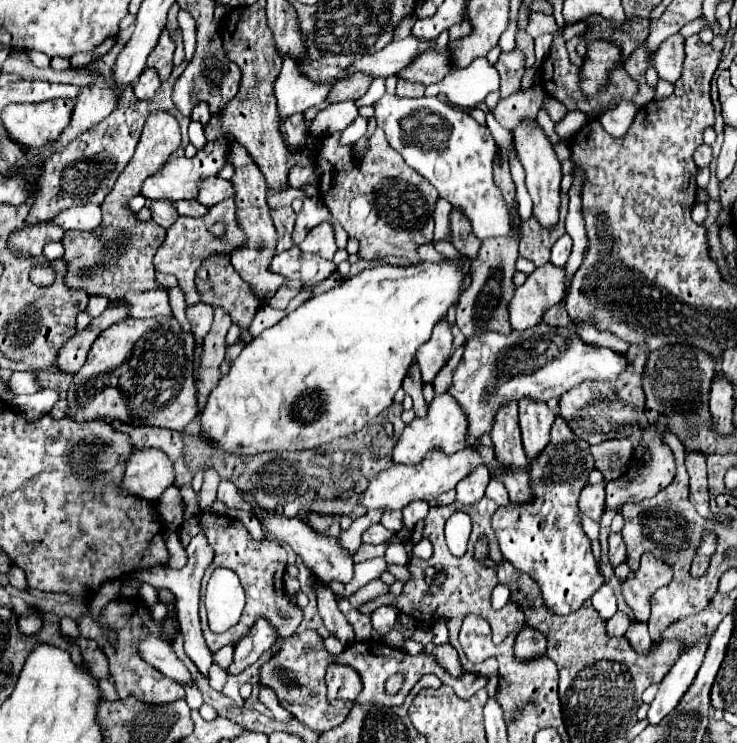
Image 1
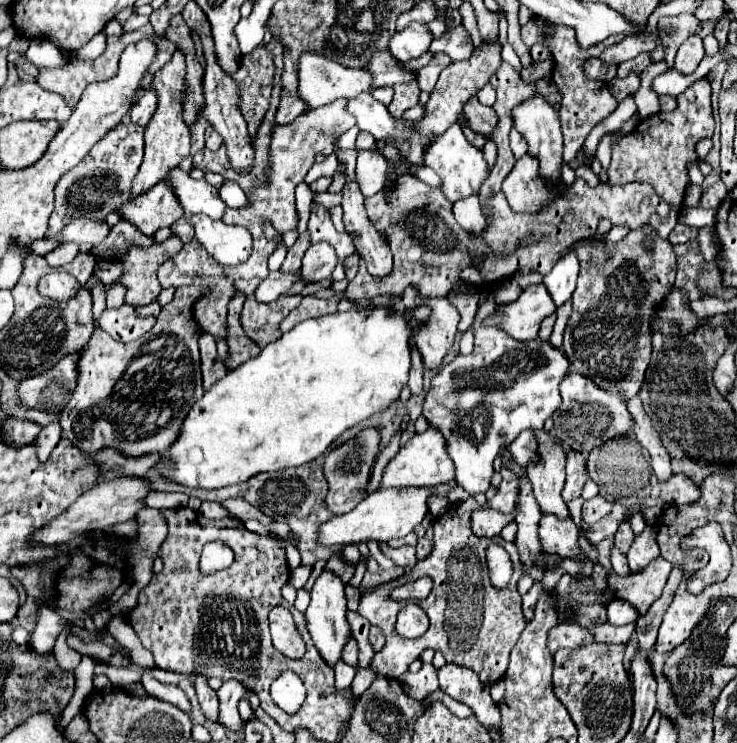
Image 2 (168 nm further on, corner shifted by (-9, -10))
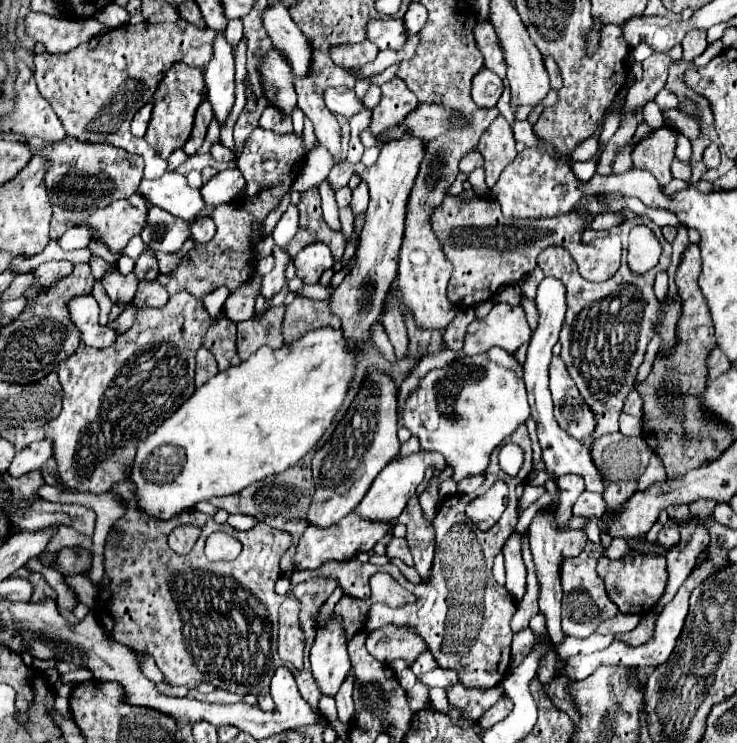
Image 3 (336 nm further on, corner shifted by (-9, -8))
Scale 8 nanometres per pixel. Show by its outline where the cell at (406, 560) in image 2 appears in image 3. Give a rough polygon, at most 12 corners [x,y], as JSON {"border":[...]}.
{"border":[[392,558],[400,572],[413,584],[422,581],[414,567]]}

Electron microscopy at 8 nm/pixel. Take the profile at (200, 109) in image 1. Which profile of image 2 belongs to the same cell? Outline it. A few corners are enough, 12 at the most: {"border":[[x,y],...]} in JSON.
{"border":[[210,126],[206,148],[214,152],[222,146],[222,136]]}

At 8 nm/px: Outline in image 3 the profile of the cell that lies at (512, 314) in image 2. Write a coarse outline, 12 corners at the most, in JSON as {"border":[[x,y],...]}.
{"border":[[494,304],[466,332],[462,352],[516,352],[532,330],[522,304]]}

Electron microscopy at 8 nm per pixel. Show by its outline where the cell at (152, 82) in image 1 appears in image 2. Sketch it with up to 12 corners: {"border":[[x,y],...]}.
{"border":[[146,90],[132,106],[130,118],[144,128],[156,112],[156,94]]}

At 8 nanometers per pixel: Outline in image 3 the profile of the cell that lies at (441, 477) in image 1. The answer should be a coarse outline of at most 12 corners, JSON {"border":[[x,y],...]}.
{"border":[[358,512],[328,528],[308,526],[296,568],[350,560],[394,532]]}

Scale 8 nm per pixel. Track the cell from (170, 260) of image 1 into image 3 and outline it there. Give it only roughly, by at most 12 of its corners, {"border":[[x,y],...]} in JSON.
{"border":[[254,128],[238,158],[238,202],[194,242],[168,294],[234,292],[256,274],[256,244],[310,150],[296,132]]}

